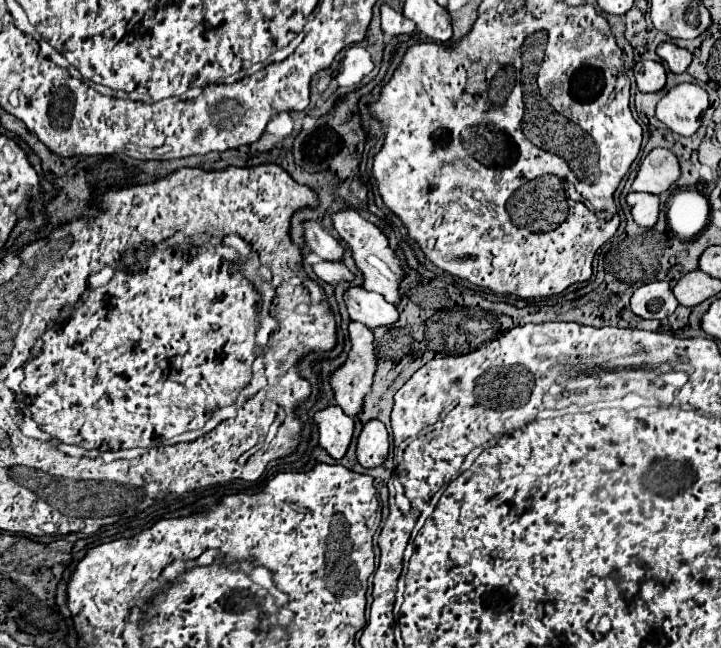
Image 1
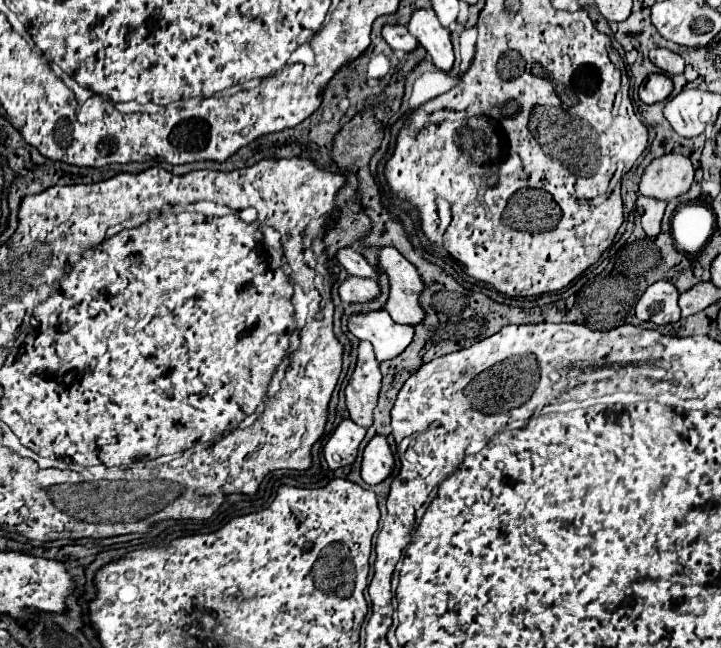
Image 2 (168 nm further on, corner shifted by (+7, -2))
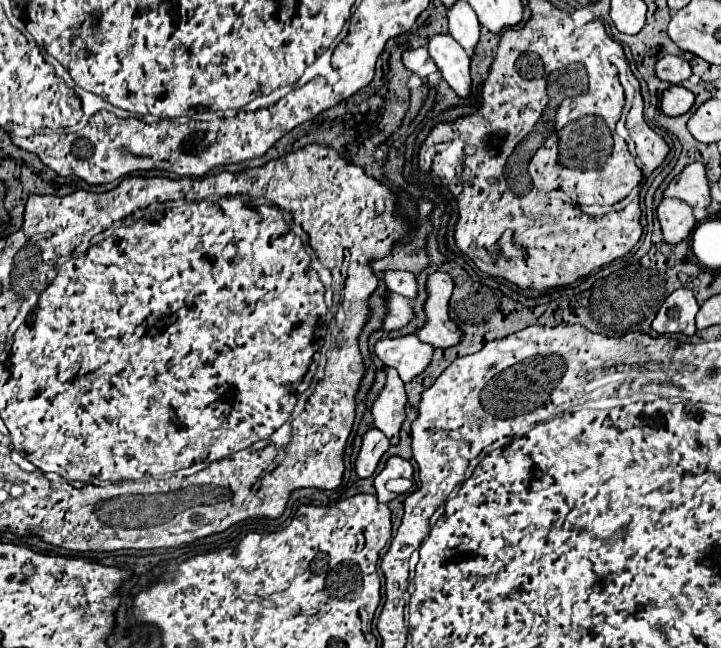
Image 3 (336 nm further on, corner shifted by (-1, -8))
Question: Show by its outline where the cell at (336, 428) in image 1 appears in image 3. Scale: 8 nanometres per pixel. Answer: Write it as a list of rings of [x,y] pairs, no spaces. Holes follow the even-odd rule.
[[[370,428],[362,436],[362,446],[360,446],[360,452],[356,458],[356,474],[360,478],[372,476],[372,472],[376,470],[376,466],[380,462],[380,456],[386,452],[388,446],[390,446],[388,438],[380,430]]]

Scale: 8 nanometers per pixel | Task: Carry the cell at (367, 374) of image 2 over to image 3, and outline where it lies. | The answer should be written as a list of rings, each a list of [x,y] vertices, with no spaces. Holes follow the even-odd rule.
[[[386,368],[386,386],[378,392],[376,400],[370,406],[374,426],[382,430],[394,444],[398,442],[398,430],[404,422],[404,404],[406,404],[406,392],[404,382],[400,380],[398,372],[394,368]]]

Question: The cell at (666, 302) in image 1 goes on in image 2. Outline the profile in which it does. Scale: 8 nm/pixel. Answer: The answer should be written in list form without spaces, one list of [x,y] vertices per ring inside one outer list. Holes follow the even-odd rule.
[[[654,282],[638,300],[636,316],[642,322],[654,324],[670,324],[680,320],[680,306],[678,306],[680,292],[672,282]]]

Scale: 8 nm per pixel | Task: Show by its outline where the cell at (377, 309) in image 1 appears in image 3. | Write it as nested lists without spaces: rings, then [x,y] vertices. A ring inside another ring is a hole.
[[[414,334],[396,338],[384,336],[374,344],[374,352],[386,366],[396,368],[404,382],[408,382],[430,364],[434,346],[420,342]]]

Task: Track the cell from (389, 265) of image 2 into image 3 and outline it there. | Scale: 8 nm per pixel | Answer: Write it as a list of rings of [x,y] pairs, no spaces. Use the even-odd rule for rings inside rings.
[[[432,272],[426,280],[426,322],[416,328],[416,336],[422,342],[432,344],[434,348],[448,348],[452,344],[458,344],[462,338],[456,322],[448,316],[448,300],[452,294],[452,278],[446,272]]]

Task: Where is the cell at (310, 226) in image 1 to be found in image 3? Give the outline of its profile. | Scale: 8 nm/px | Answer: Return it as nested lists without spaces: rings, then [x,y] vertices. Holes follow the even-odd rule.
[[[384,270],[380,272],[382,282],[386,284],[388,290],[402,294],[406,298],[416,296],[416,278],[412,272],[402,272],[402,270]]]

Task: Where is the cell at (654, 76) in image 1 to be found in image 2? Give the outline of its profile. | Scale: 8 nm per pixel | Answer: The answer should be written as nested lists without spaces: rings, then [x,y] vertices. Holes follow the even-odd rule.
[[[650,74],[648,80],[640,86],[640,100],[646,104],[662,102],[672,92],[672,80],[666,74]]]

